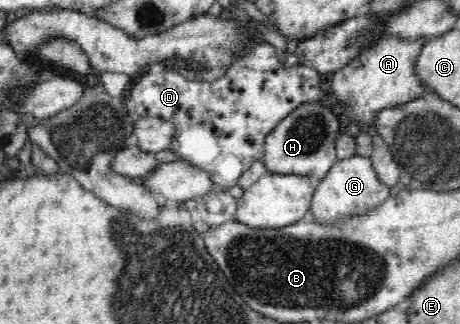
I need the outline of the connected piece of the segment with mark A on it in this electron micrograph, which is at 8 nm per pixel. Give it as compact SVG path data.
M384 36L378 40L376 45L370 49L365 49L357 58L354 58L351 63L345 68L339 70L332 76L332 88L336 98L337 105L343 110L341 116L349 119L349 122L356 124L365 124L366 128L359 128L359 134L355 136L355 155L370 157L374 149L373 135L369 134L371 128L375 128L376 116L384 108L393 108L403 104L409 104L413 100L426 95L427 88L423 88L422 83L417 79L415 73L415 64L417 56L421 52L421 46L427 40L417 39L416 41L405 41L397 36Z

